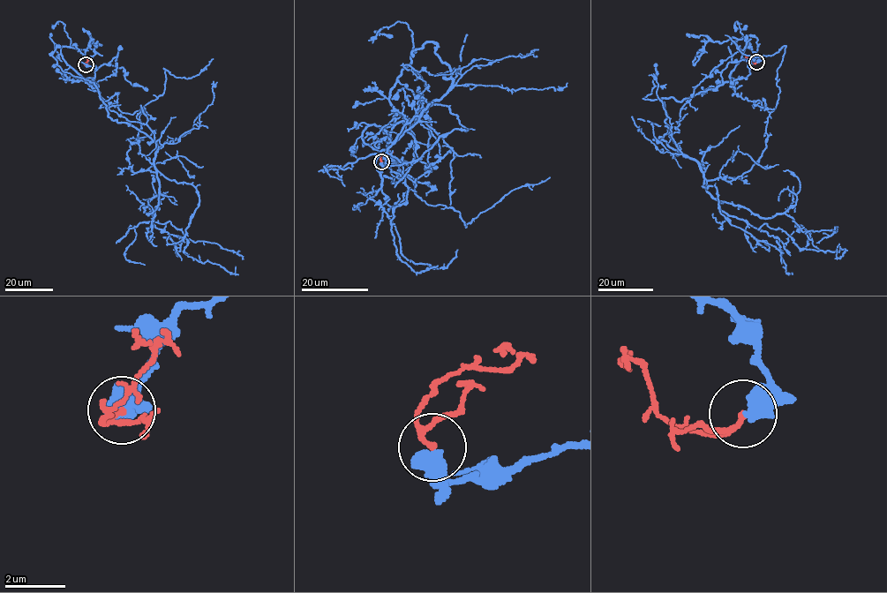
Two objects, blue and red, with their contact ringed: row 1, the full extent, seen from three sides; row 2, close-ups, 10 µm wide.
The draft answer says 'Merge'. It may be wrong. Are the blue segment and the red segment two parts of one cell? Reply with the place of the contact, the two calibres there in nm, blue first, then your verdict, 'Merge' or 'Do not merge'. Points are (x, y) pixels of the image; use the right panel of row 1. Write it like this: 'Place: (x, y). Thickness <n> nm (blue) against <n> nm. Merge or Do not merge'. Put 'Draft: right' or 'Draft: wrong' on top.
Draft: wrong
Place: (756, 62). Thickness 700 nm (blue) against 150 nm. Do not merge

